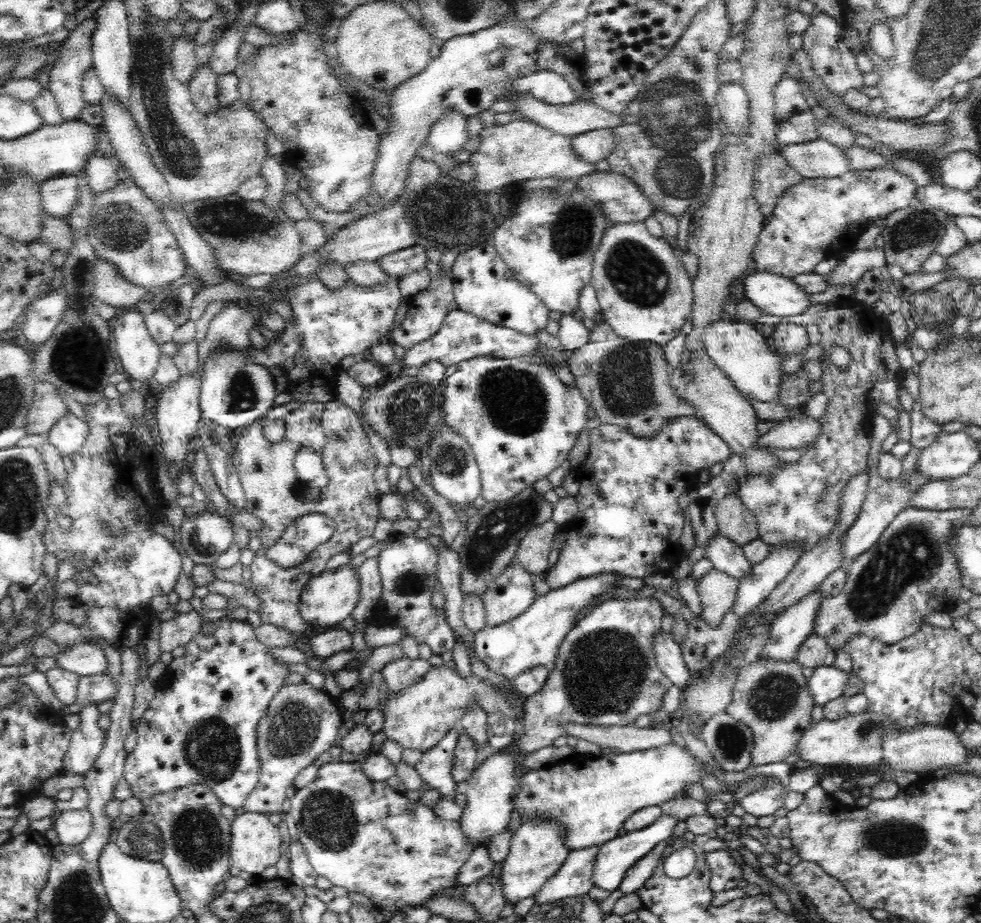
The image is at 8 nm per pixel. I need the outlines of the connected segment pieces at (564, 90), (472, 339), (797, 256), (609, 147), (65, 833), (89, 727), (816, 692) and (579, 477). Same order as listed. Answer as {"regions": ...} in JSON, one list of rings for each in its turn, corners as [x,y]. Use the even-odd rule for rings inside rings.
{"regions":[[[[537,71],[518,78],[512,86],[513,92],[531,95],[536,100],[552,105],[568,105],[578,102],[570,84],[559,74]]],[[[458,308],[451,310],[445,316],[442,327],[429,339],[410,347],[405,351],[403,359],[399,362],[400,368],[415,366],[419,368],[430,359],[432,355],[440,363],[448,366],[468,361],[476,357],[516,358],[524,355],[543,357],[537,352],[539,340],[536,336],[522,335],[520,332],[512,331],[510,328],[500,327],[496,324],[478,318],[469,312]]],[[[882,166],[872,170],[851,170],[836,178],[805,179],[801,184],[788,188],[776,202],[772,216],[758,234],[754,244],[751,266],[754,271],[771,272],[788,278],[814,273],[814,267],[826,258],[837,257],[847,251],[852,251],[858,237],[875,219],[886,217],[891,212],[906,208],[914,201],[916,183],[904,175],[900,175],[893,166]]],[[[614,129],[592,130],[571,138],[572,149],[578,157],[596,163],[607,158],[614,148]]],[[[88,808],[83,810],[66,810],[53,817],[53,828],[58,834],[61,846],[73,847],[86,840],[92,830],[92,815]]],[[[87,704],[78,712],[80,726],[73,731],[68,752],[64,756],[64,771],[72,774],[86,774],[102,750],[107,731],[100,727],[99,705]]],[[[833,665],[816,668],[814,674],[808,679],[808,687],[810,687],[814,704],[823,706],[842,695],[852,674],[852,671],[844,672]]],[[[682,416],[682,418],[676,418],[668,420],[667,424],[662,427],[658,434],[650,438],[640,438],[634,436],[631,432],[618,426],[617,424],[606,424],[601,423],[600,426],[590,429],[590,445],[587,454],[587,459],[584,463],[580,464],[576,471],[573,472],[574,479],[578,482],[578,491],[574,494],[576,502],[578,502],[578,512],[576,517],[568,523],[568,525],[558,530],[561,534],[566,530],[564,535],[564,543],[560,550],[560,556],[558,562],[554,564],[553,568],[546,570],[546,583],[550,589],[558,589],[576,582],[576,580],[588,578],[598,574],[618,574],[626,578],[642,578],[645,576],[653,576],[657,574],[669,575],[671,574],[672,568],[681,562],[685,556],[685,552],[680,545],[678,539],[681,537],[684,528],[684,521],[686,520],[686,512],[680,508],[678,503],[678,497],[687,490],[688,482],[686,482],[687,476],[694,476],[718,462],[726,462],[730,458],[730,454],[733,452],[731,448],[726,444],[726,441],[716,433],[710,430],[710,427],[706,426],[698,417]]]]}

